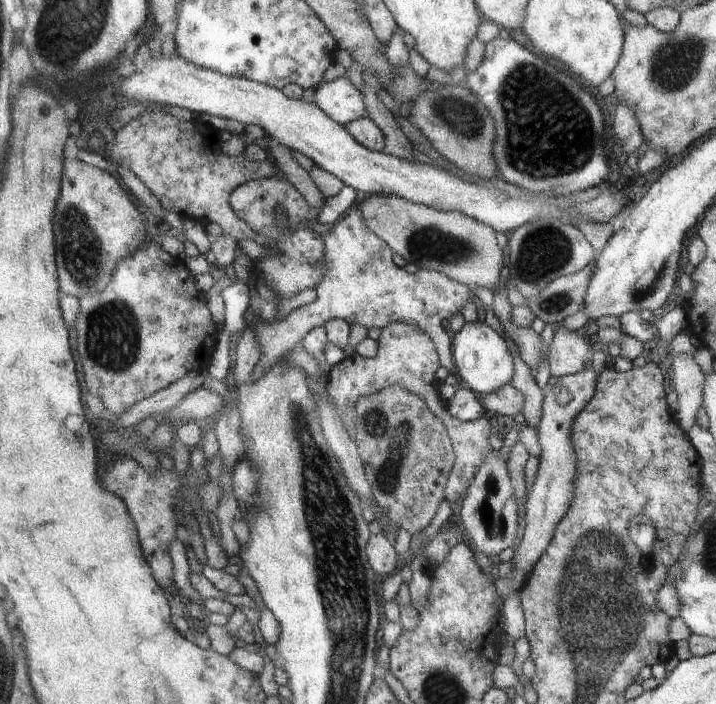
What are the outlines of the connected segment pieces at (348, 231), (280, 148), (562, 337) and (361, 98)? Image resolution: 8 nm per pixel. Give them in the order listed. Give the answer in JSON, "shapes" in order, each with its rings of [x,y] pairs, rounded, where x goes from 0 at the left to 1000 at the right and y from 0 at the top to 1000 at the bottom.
{"shapes":[[[[494,295],[486,301],[480,310],[472,311],[465,320],[464,327],[453,334],[454,355],[458,357],[458,388],[454,389],[454,398],[441,409],[441,425],[430,433],[423,433],[411,439],[395,455],[384,455],[384,457],[367,457],[362,452],[356,452],[351,446],[351,440],[342,443],[342,455],[348,464],[358,469],[365,487],[365,513],[353,526],[353,540],[365,540],[365,536],[383,517],[392,517],[392,511],[406,500],[420,494],[430,472],[434,472],[437,463],[448,464],[457,456],[468,453],[483,455],[489,462],[504,460],[513,469],[515,466],[536,467],[539,463],[547,462],[549,457],[574,457],[580,463],[588,463],[588,469],[594,469],[594,474],[602,477],[609,494],[615,501],[616,520],[628,531],[638,534],[637,511],[633,503],[631,477],[624,474],[624,469],[619,466],[619,457],[627,455],[635,446],[644,446],[649,432],[656,429],[661,419],[659,412],[641,403],[635,398],[630,398],[624,389],[616,389],[608,384],[584,382],[571,389],[564,379],[557,379],[549,372],[549,354],[532,341],[507,313],[507,301],[500,295]]],[[[373,193],[374,200],[373,210],[378,213],[384,233],[391,241],[391,247],[397,250],[409,264],[419,270],[420,276],[430,284],[434,294],[451,293],[454,290],[455,280],[443,267],[440,257],[434,253],[434,247],[425,241],[422,236],[415,233],[412,224],[406,222],[406,212],[397,205],[392,205],[390,199],[383,195]]],[[[781,463],[772,472],[772,480],[763,500],[767,531],[774,537],[800,534],[823,517],[824,506],[825,497],[820,490],[820,482],[789,463]]],[[[483,108],[448,119],[439,134],[439,146],[444,148],[462,168],[469,169],[479,179],[485,179],[499,168],[515,166],[508,132],[499,128],[499,122]]]]}

